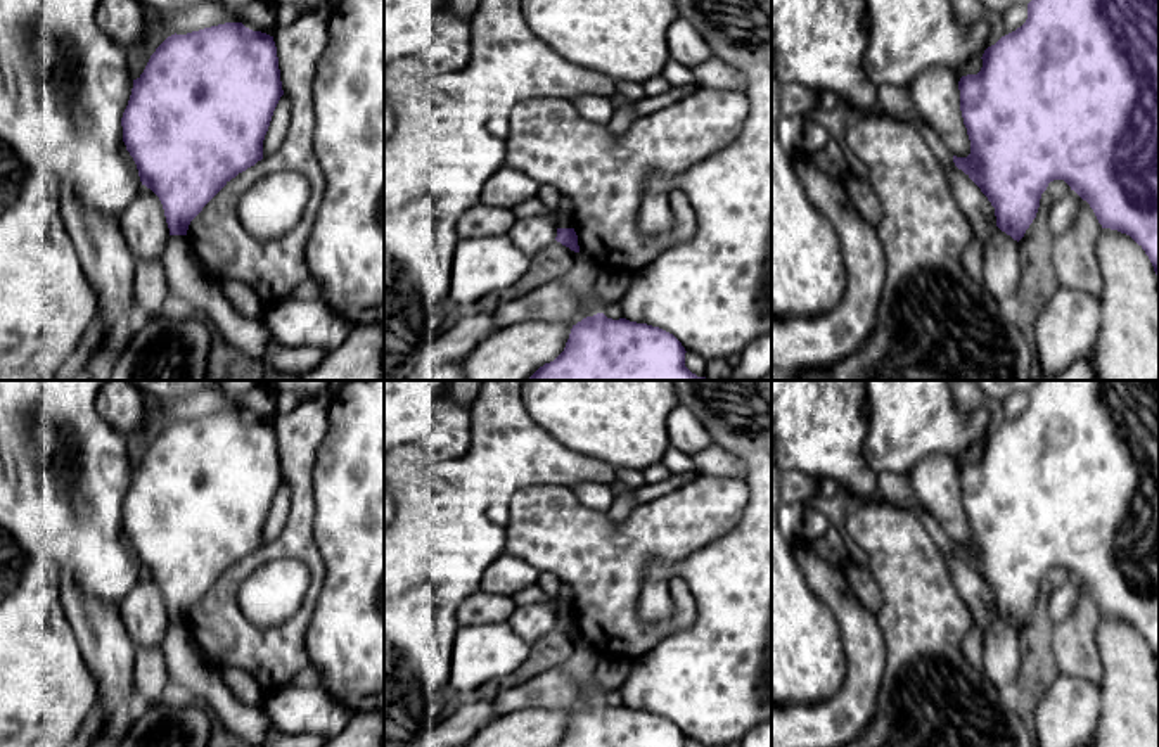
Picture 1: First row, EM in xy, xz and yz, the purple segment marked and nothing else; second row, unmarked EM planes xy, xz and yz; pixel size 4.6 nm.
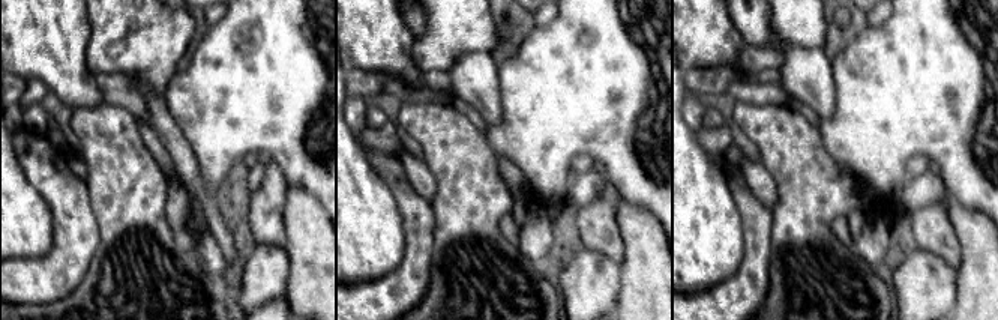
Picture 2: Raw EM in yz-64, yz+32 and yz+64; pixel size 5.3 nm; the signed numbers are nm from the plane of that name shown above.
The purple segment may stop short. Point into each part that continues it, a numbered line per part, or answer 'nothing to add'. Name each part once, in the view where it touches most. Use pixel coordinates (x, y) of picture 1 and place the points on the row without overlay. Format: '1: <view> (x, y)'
nothing to add

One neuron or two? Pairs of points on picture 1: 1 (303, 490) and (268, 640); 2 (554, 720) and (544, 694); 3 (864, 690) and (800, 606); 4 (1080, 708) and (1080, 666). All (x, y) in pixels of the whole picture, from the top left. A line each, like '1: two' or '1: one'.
1: one
2: two
3: two
4: two

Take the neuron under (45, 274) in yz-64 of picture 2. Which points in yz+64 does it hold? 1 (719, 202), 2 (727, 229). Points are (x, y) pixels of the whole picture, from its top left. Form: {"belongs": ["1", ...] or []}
{"belongs": []}

